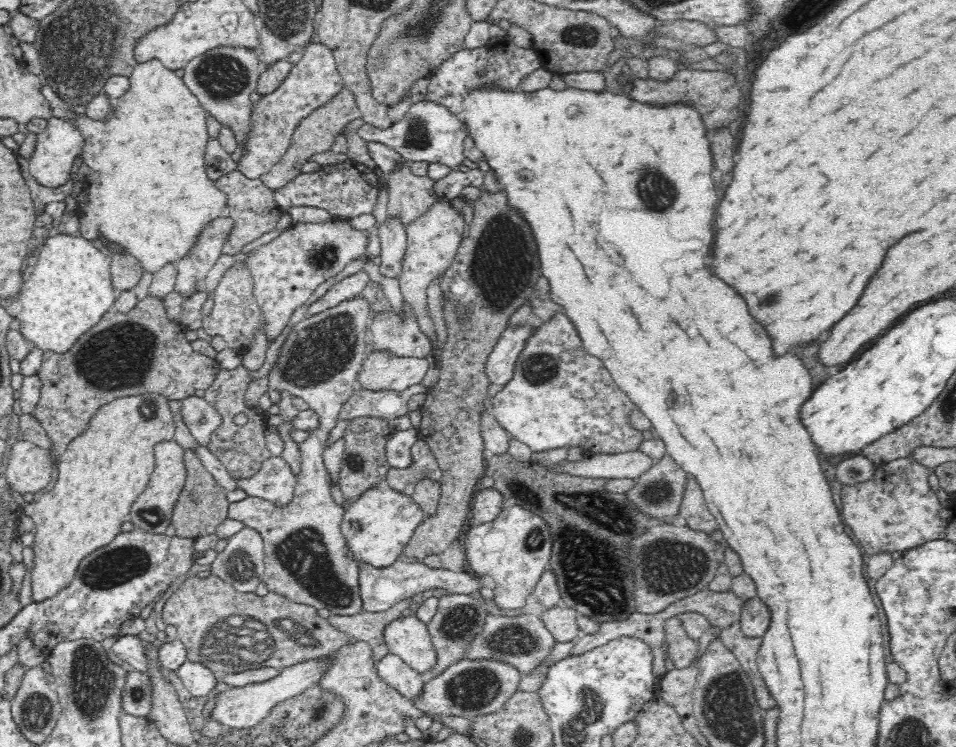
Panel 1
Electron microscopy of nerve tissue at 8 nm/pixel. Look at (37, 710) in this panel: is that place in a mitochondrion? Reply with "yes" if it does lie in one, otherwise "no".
yes

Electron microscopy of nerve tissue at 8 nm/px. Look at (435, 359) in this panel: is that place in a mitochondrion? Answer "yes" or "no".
no

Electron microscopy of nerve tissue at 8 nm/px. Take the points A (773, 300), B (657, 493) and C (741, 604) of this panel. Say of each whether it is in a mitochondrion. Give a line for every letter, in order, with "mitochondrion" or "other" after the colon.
A: mitochondrion
B: mitochondrion
C: other

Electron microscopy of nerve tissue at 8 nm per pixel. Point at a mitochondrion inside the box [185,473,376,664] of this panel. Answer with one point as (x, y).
(303, 557)

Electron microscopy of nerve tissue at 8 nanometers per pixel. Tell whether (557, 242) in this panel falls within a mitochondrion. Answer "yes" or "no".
no

